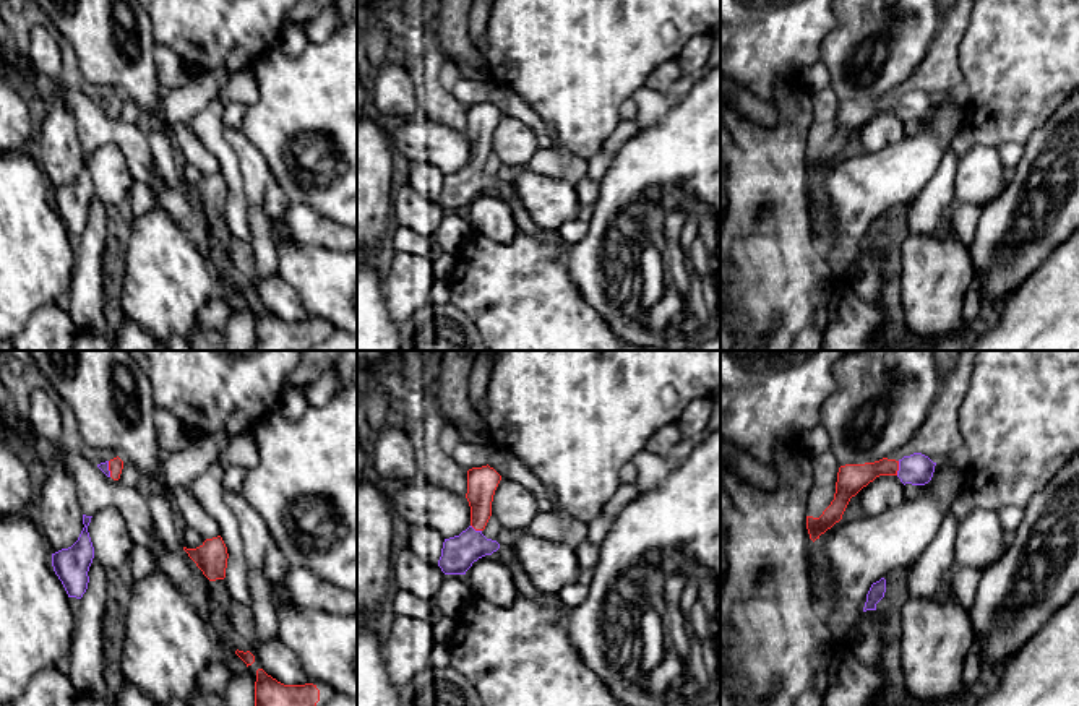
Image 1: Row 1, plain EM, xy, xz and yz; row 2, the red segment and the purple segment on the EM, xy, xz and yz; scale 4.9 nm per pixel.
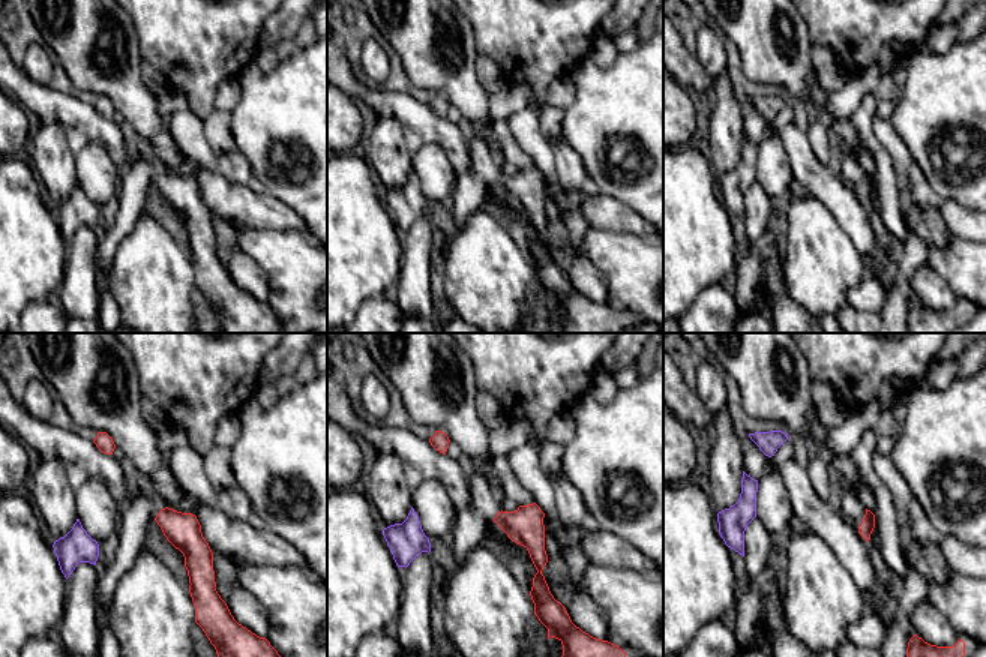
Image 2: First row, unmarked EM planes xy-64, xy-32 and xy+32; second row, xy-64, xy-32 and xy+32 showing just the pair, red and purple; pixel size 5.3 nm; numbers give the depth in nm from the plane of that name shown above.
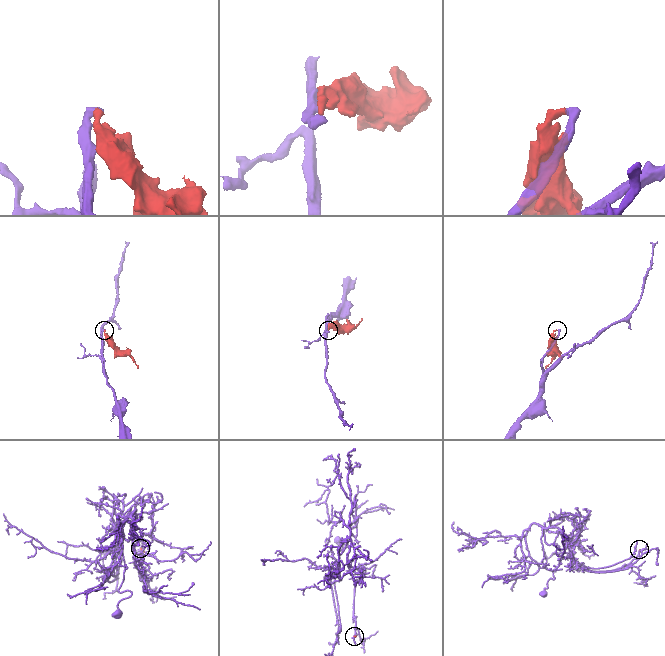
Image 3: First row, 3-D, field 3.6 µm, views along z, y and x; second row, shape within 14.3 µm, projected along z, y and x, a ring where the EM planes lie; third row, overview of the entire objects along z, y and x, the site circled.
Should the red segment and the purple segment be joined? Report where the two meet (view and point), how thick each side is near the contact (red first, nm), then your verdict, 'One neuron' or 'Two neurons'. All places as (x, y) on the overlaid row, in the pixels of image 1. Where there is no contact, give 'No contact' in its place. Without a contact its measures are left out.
Touches red at yz (898, 468). Thickness 140 nm (red) against 160 nm. One neuron

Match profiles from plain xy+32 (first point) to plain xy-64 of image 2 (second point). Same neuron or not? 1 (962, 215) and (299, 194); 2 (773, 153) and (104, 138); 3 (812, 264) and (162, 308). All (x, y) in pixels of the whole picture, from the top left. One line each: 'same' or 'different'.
1: different
2: different
3: same

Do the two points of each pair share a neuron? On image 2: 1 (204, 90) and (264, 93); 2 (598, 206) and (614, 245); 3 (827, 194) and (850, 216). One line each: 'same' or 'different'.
1: different
2: different
3: same

